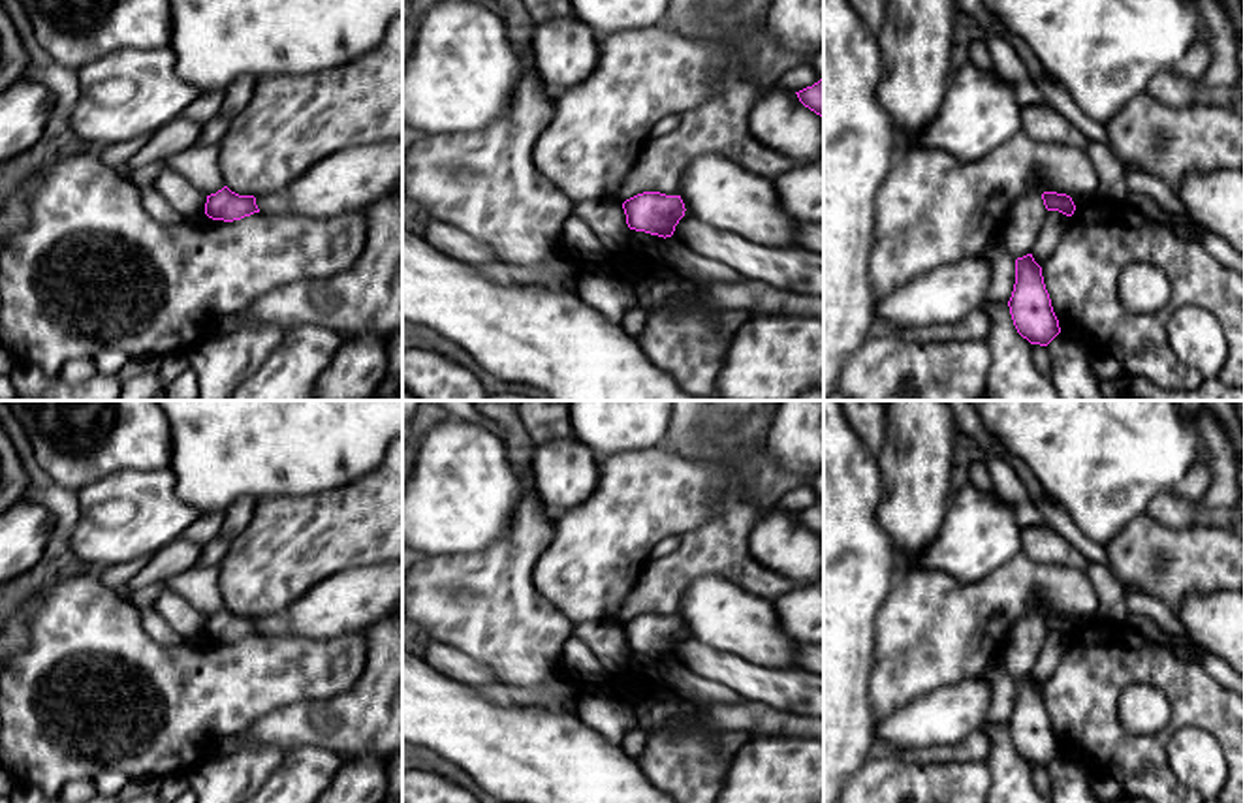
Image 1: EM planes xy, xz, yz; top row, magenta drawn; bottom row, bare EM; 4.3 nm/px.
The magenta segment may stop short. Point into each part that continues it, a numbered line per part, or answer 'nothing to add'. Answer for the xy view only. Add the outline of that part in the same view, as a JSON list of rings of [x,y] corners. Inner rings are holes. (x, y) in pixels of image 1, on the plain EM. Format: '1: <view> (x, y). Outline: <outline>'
nothing to add

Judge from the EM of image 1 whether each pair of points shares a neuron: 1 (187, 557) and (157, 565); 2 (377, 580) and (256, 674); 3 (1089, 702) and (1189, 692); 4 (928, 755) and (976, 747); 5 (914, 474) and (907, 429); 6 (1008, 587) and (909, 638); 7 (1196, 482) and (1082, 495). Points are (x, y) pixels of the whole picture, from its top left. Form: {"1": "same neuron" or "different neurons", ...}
{"1": "same neuron", "2": "different neurons", "3": "same neuron", "4": "same neuron", "5": "same neuron", "6": "same neuron", "7": "different neurons"}

